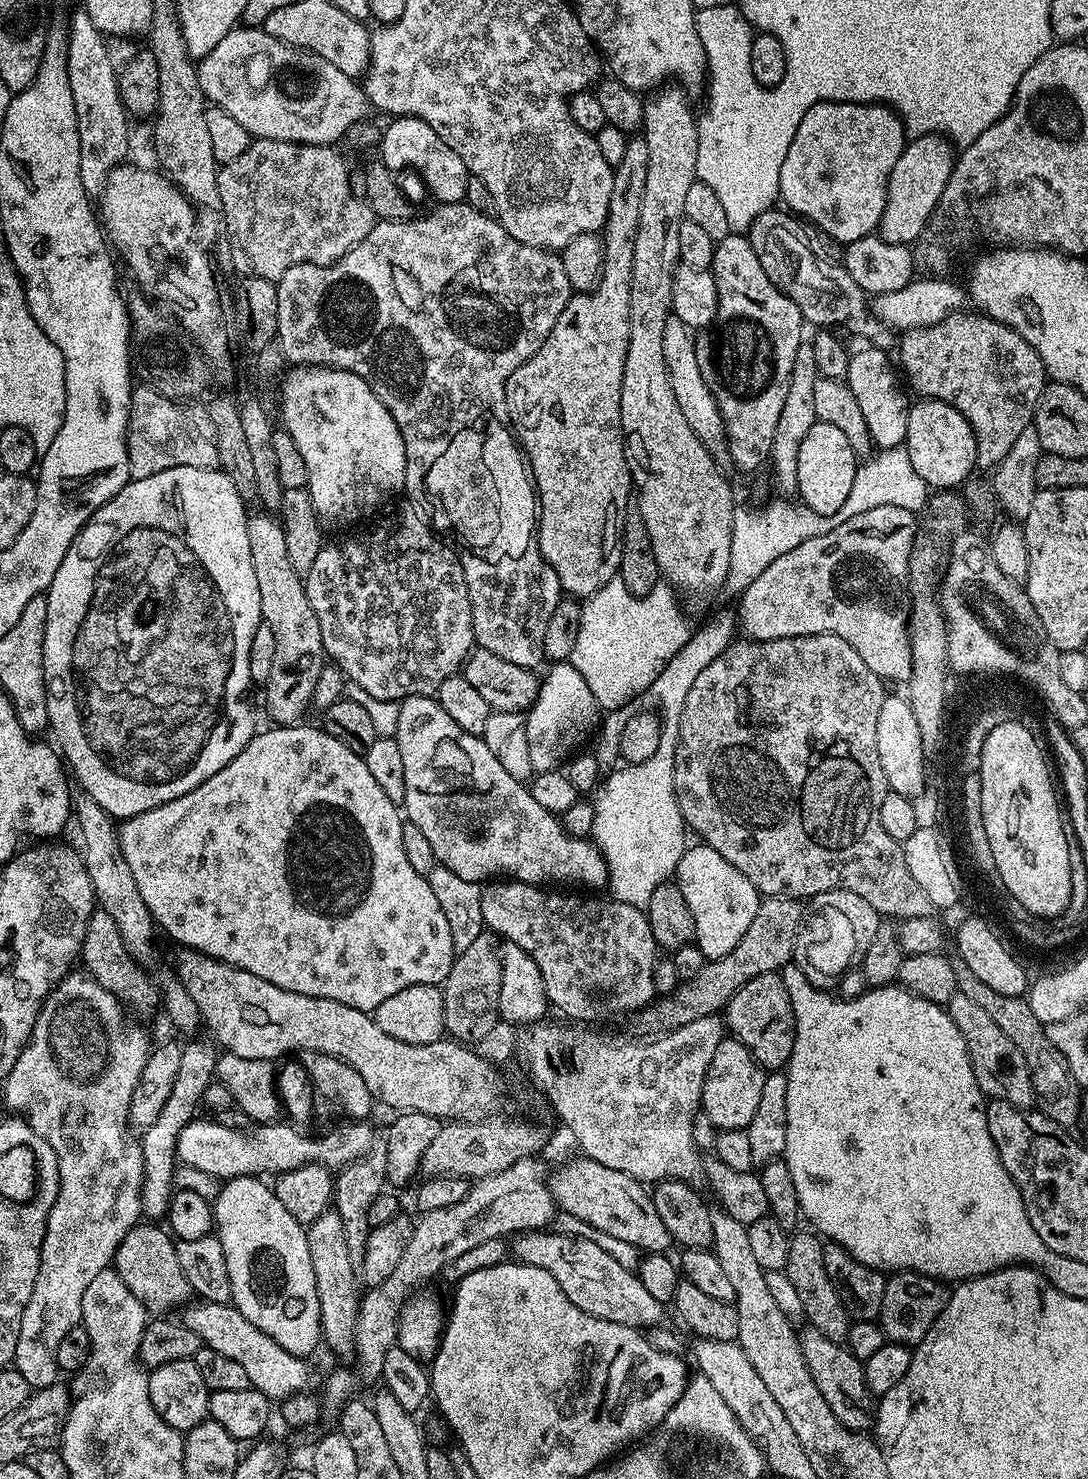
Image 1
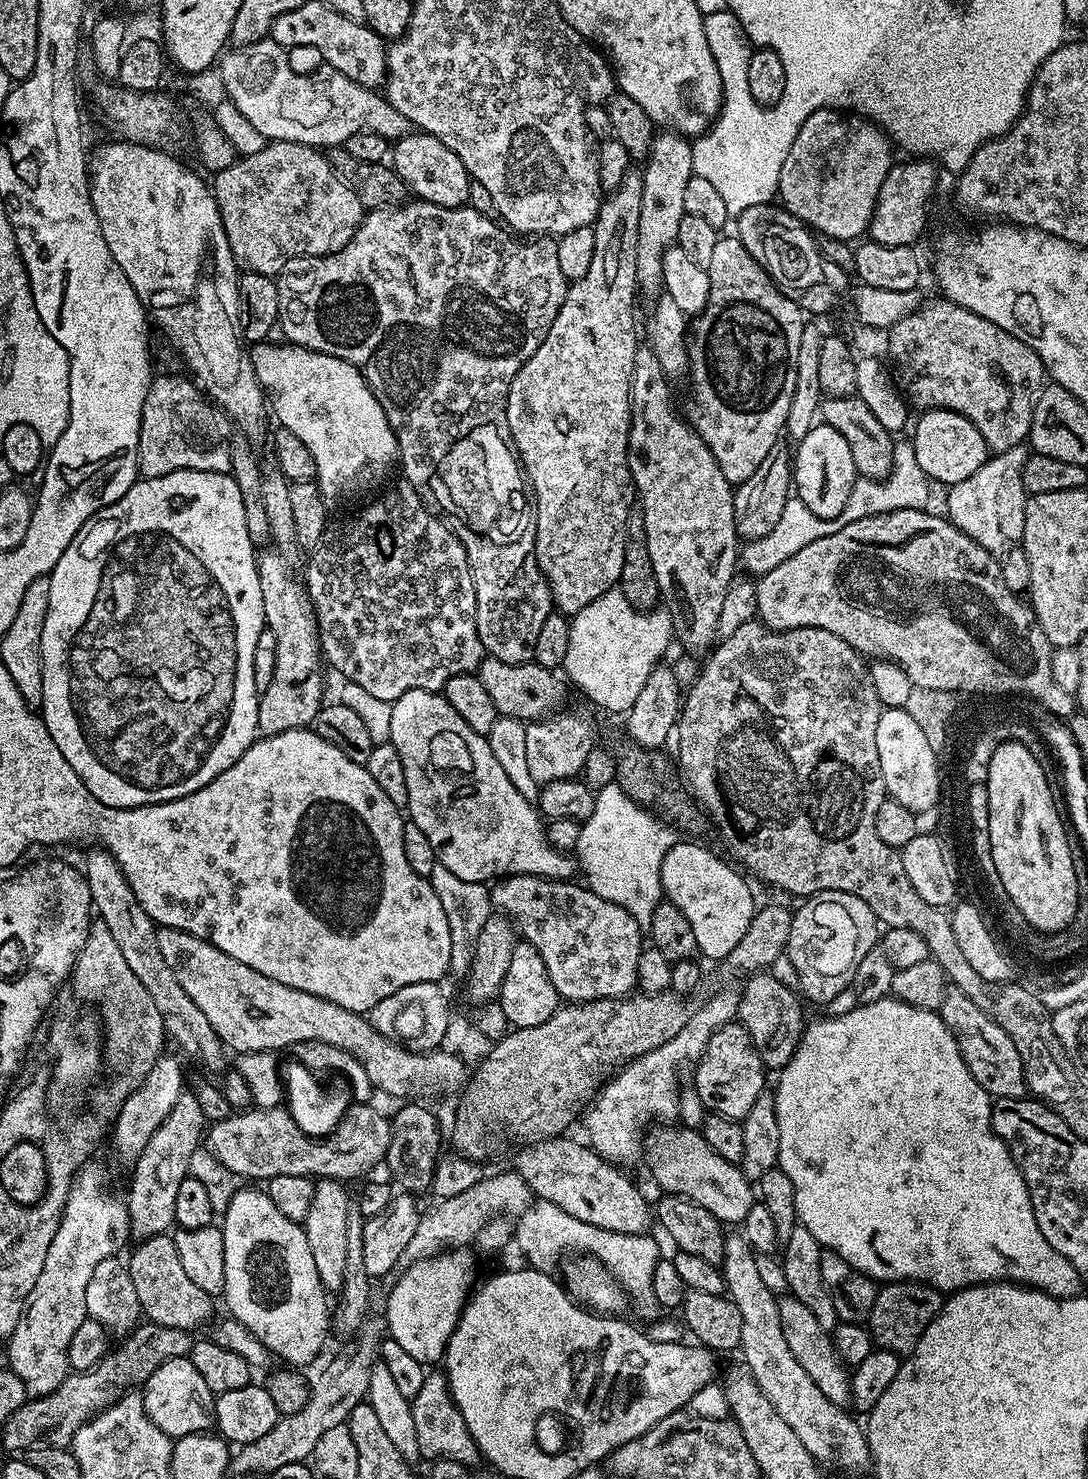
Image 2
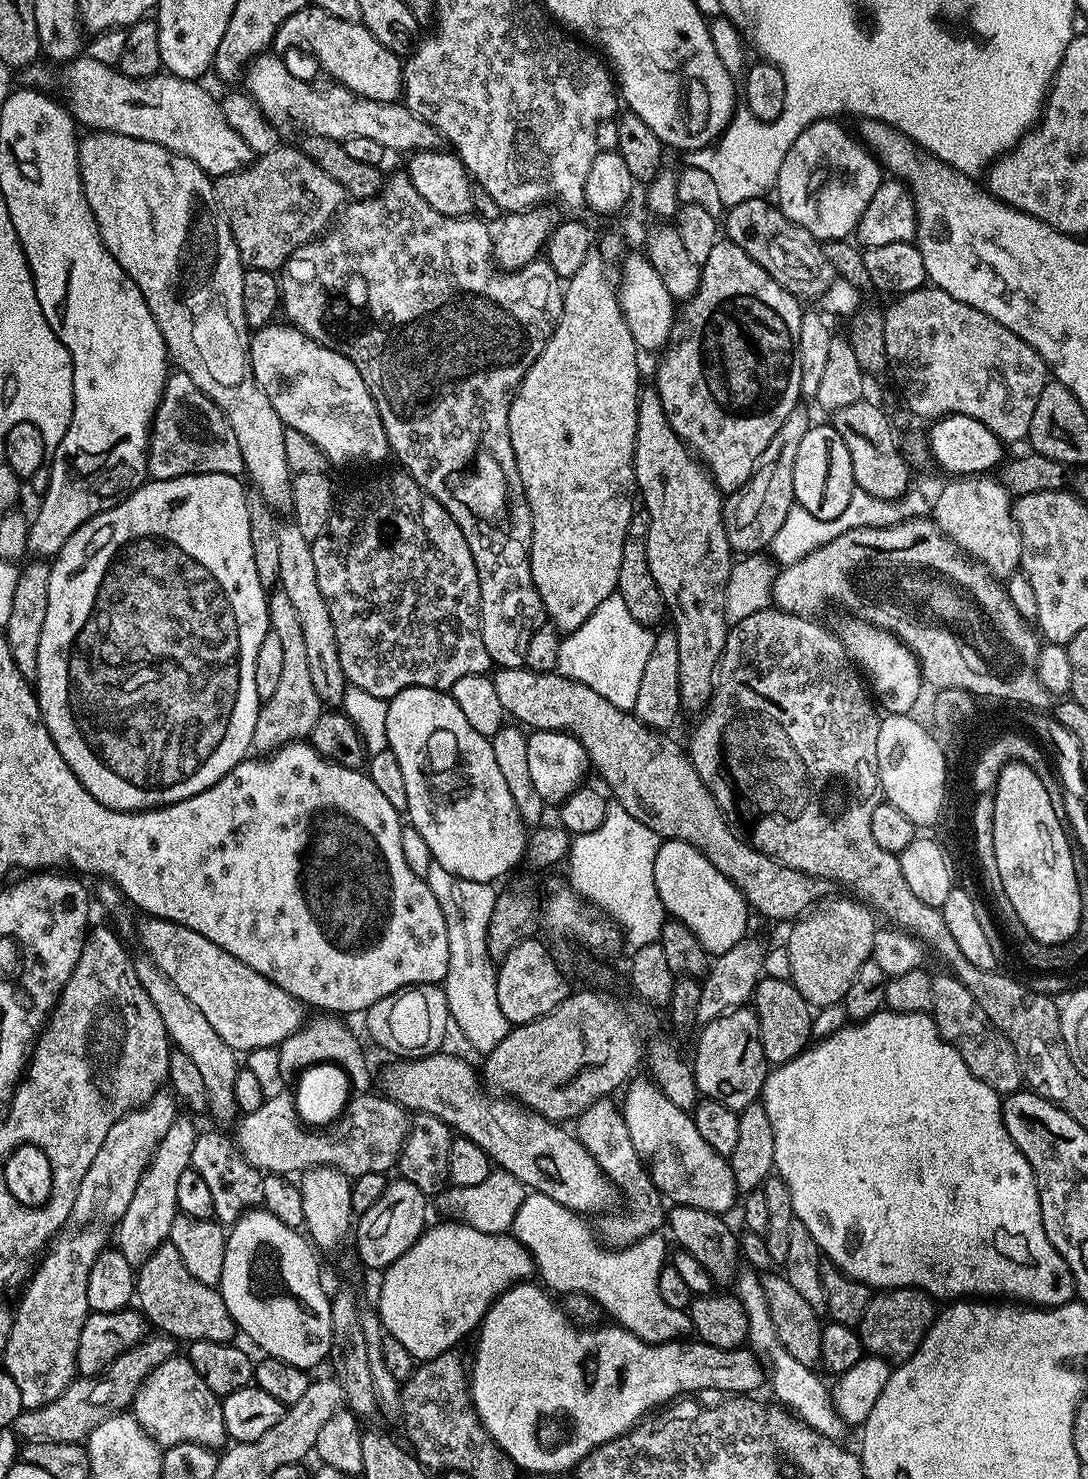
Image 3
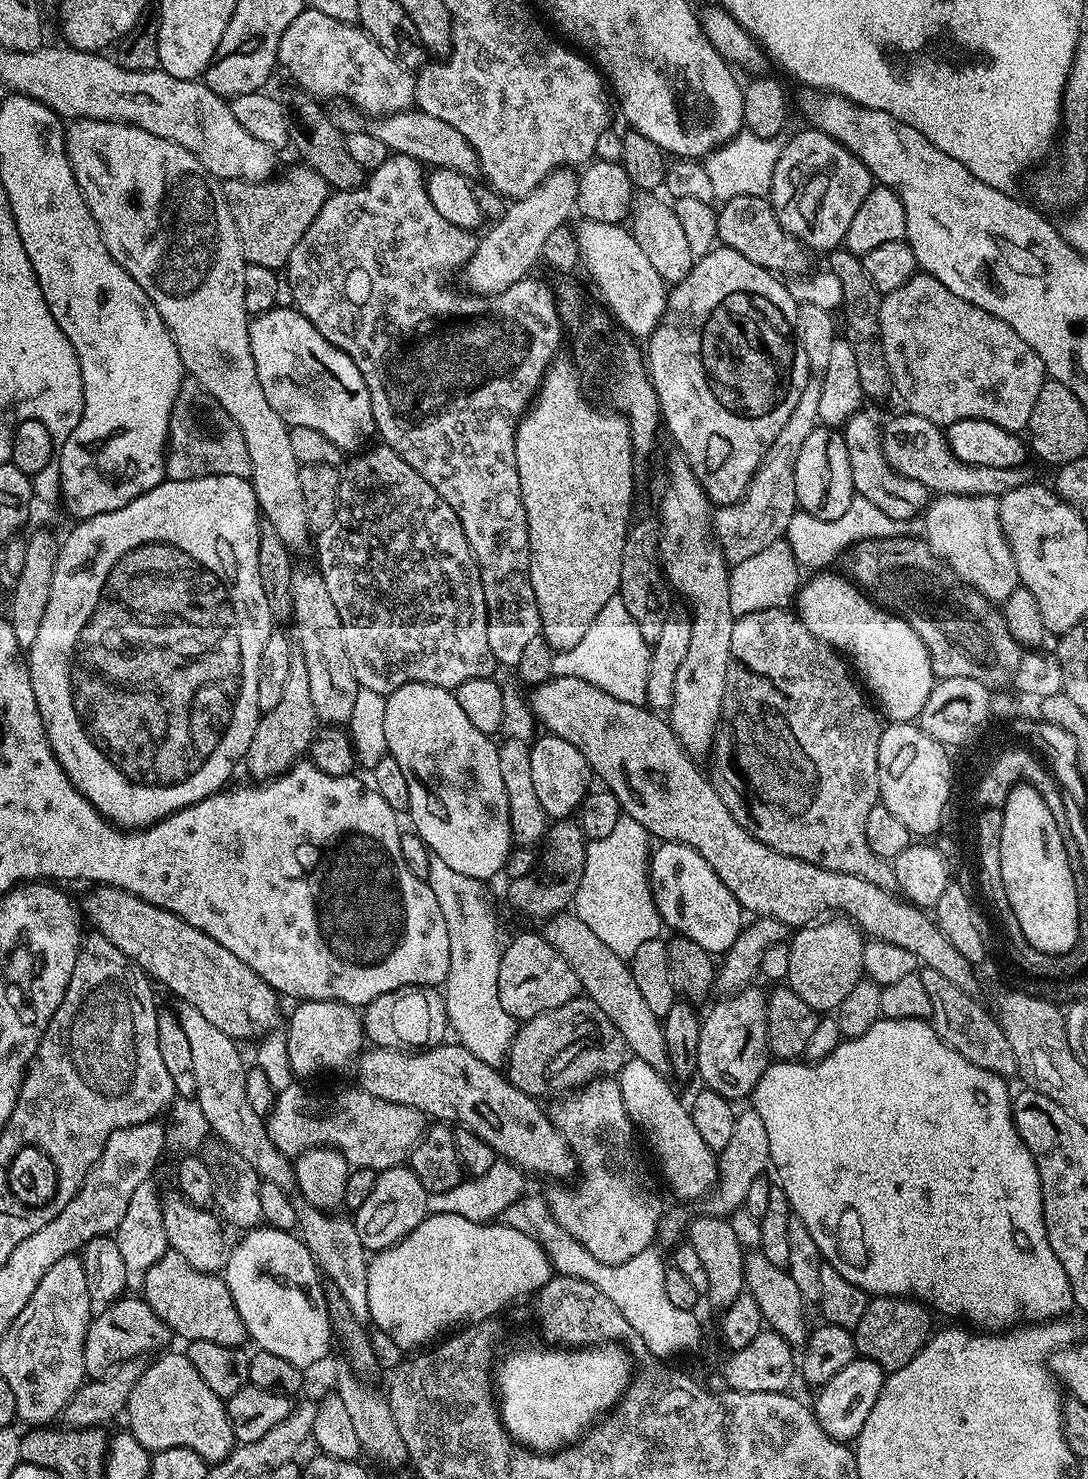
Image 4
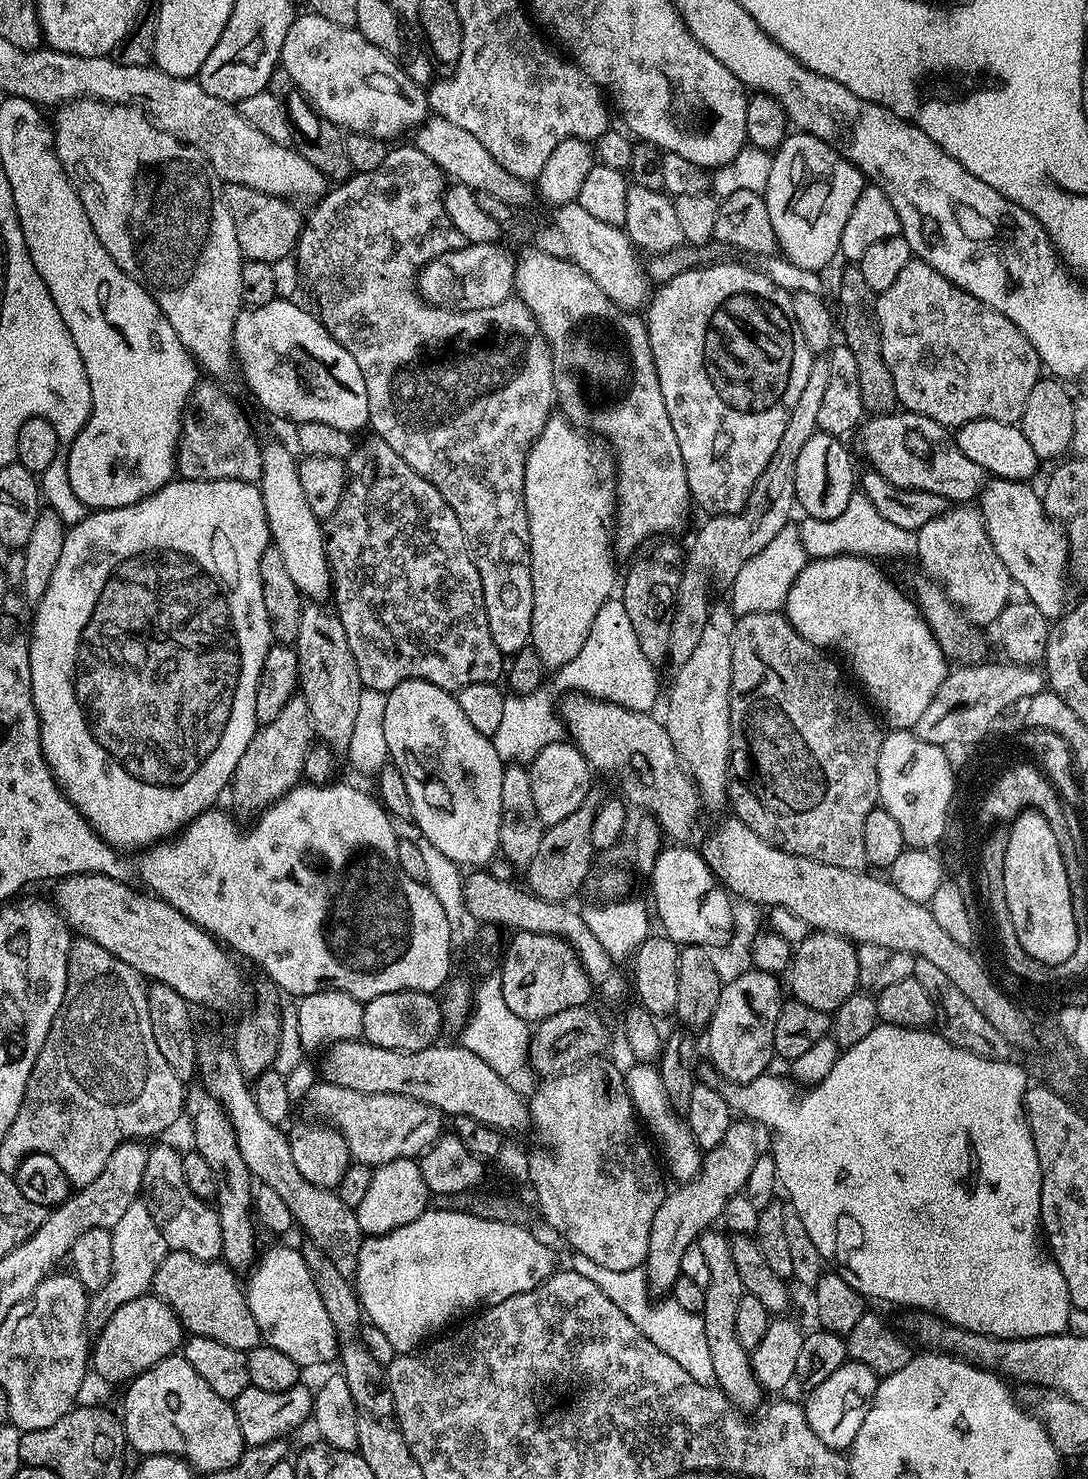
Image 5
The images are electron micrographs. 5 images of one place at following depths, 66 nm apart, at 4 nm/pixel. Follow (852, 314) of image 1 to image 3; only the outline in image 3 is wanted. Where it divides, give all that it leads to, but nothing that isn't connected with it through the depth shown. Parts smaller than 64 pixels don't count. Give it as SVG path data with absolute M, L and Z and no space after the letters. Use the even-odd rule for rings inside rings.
M771 199L747 200L731 205L723 217L722 228L728 231L725 232L727 239L742 246L742 250L746 250L746 254L792 296L815 301L830 286L833 277L824 273L826 263L821 245L809 232L802 230L802 226L790 222Z

